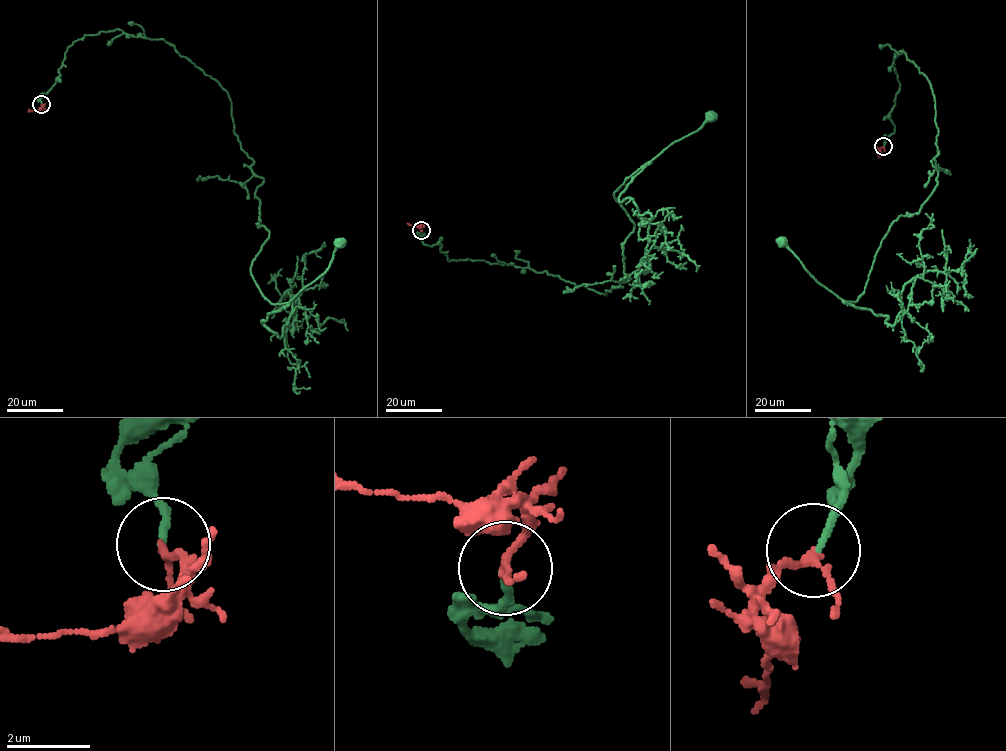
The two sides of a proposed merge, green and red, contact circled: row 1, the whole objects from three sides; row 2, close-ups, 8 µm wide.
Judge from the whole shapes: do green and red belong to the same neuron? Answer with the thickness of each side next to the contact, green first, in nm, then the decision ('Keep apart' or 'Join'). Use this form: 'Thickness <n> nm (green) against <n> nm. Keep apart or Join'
Thickness 150 nm (green) against 150 nm. Join

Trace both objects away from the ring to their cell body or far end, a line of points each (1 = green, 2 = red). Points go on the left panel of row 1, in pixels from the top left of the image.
1: (41, 104), (85, 35), (162, 39), (227, 92), (263, 179), (262, 295), (291, 301), (341, 241)
2: (41, 104), (42, 107), (37, 110), (28, 111)

